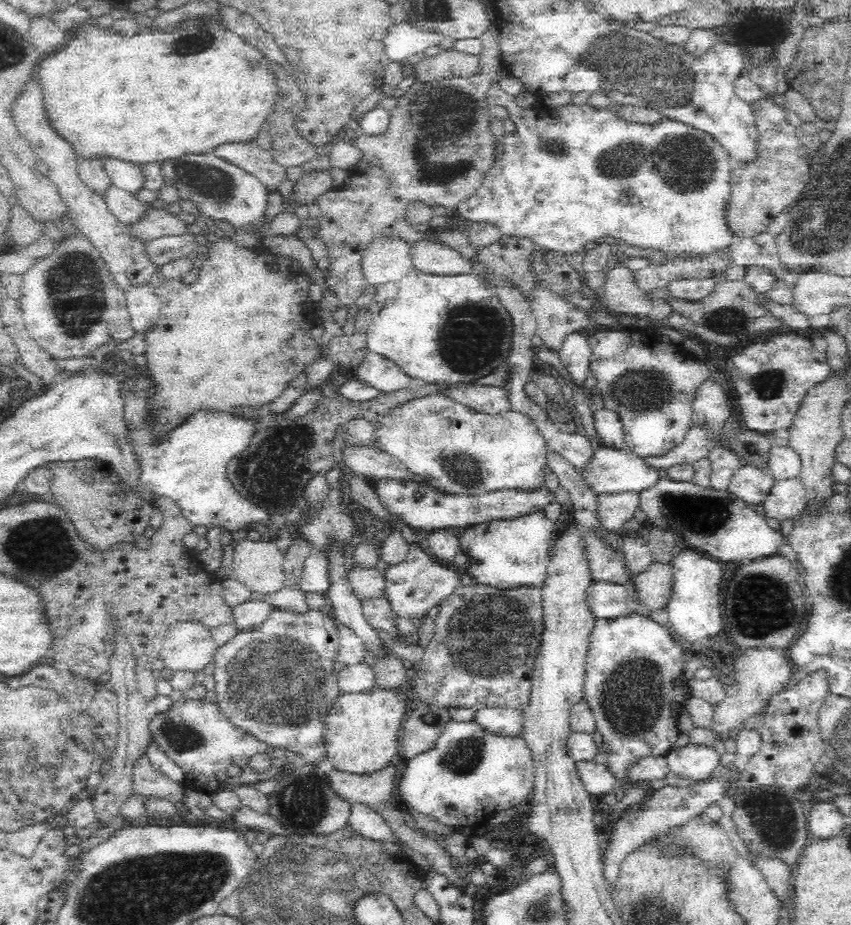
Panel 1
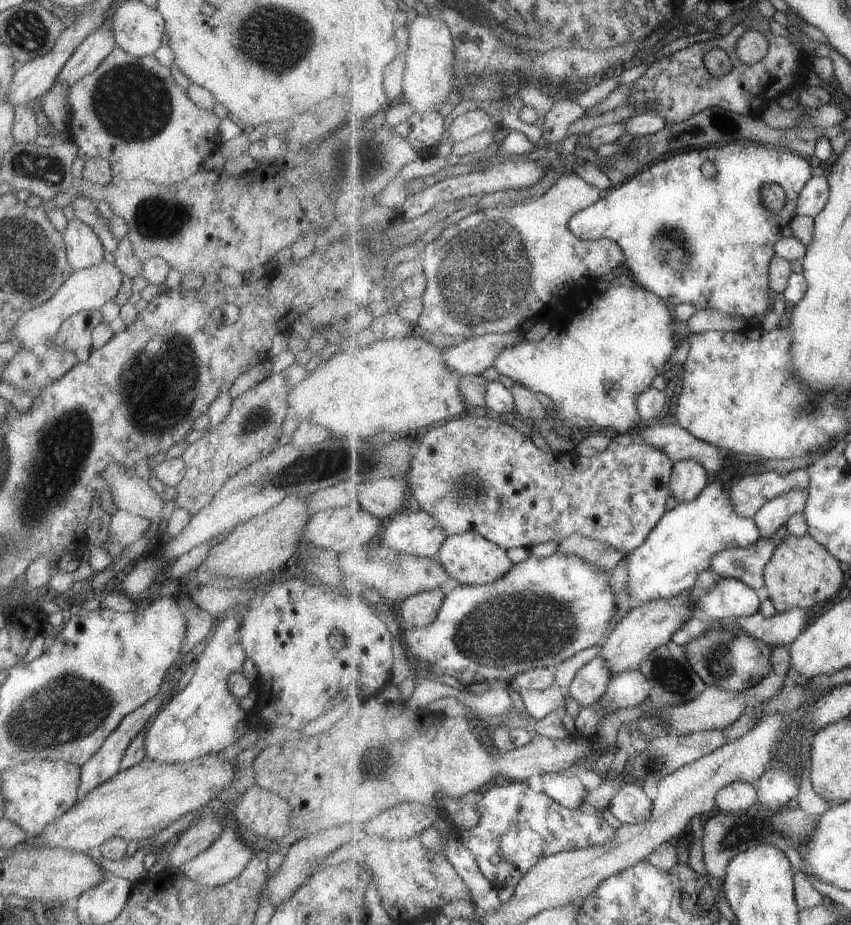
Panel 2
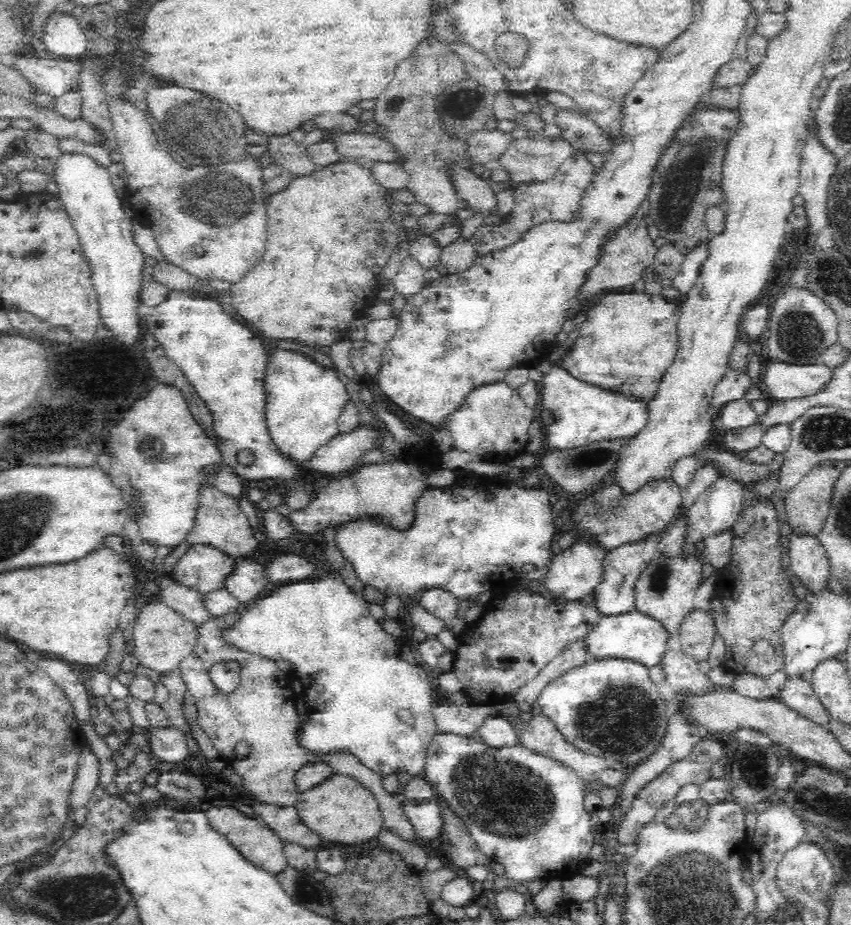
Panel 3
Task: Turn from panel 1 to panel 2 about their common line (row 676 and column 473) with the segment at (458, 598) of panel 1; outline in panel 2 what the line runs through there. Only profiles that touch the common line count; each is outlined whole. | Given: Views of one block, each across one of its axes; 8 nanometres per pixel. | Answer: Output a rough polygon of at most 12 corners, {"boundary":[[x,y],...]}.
{"boundary":[[480,411],[422,433],[407,480],[448,538],[573,533],[629,555],[674,460],[636,431],[543,452]]}

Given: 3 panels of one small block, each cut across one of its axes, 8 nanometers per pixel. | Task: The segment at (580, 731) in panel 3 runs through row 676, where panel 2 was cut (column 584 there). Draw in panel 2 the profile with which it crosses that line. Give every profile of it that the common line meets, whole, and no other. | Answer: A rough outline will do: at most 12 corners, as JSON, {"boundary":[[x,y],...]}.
{"boundary":[[577,553],[459,584],[403,638],[459,687],[600,644],[611,573]]}

